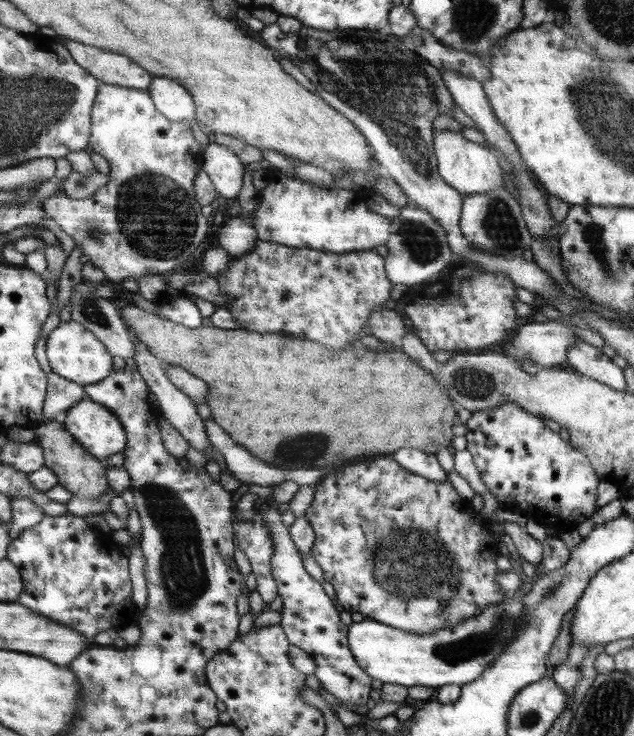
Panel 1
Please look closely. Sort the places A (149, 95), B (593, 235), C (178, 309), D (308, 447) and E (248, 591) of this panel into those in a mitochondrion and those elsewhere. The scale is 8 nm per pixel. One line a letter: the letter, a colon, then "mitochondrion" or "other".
A: other
B: mitochondrion
C: other
D: mitochondrion
E: other

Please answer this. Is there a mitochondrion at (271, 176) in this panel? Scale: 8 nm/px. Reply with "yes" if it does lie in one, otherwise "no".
no

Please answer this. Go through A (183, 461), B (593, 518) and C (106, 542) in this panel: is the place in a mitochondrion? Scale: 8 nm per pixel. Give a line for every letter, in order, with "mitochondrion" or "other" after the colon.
A: other
B: other
C: other

